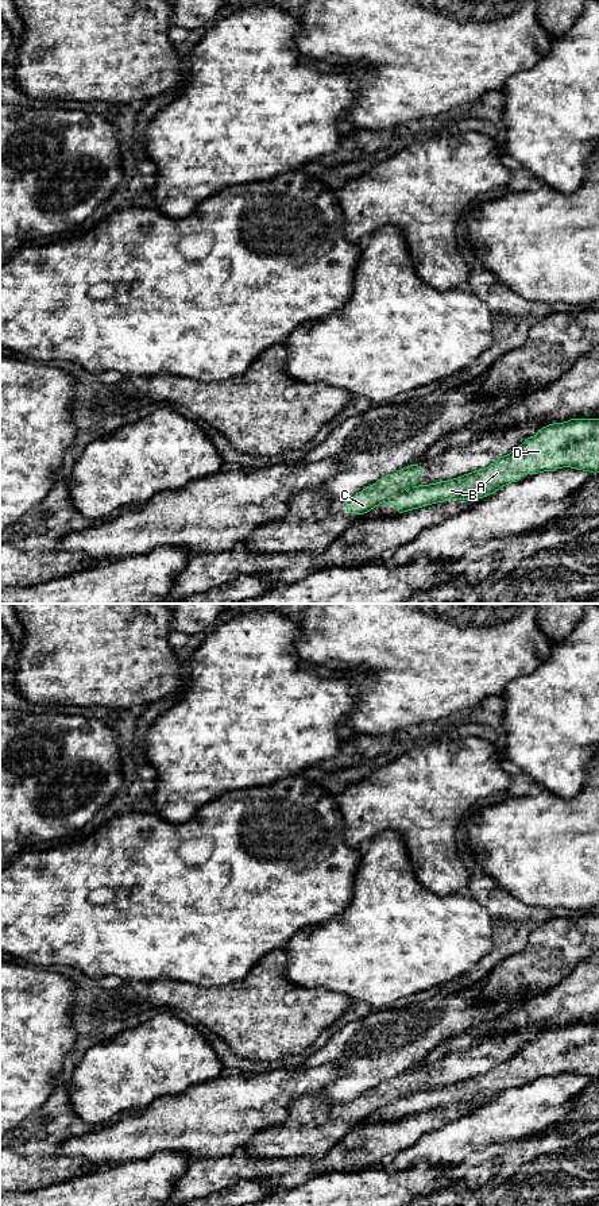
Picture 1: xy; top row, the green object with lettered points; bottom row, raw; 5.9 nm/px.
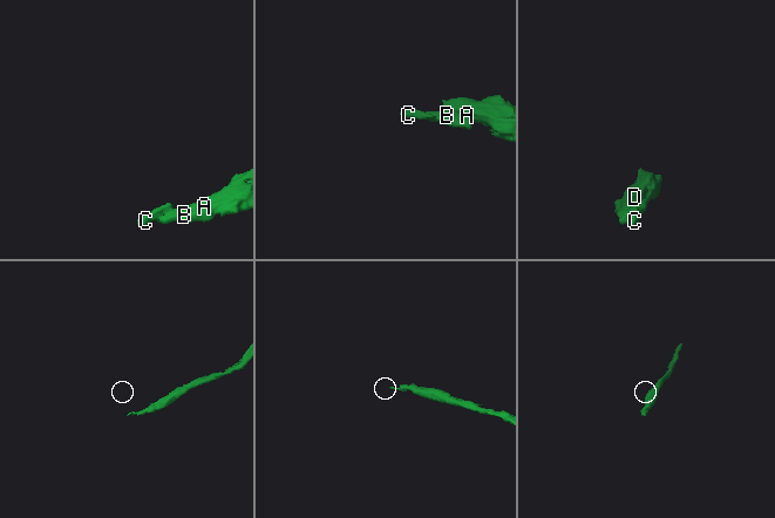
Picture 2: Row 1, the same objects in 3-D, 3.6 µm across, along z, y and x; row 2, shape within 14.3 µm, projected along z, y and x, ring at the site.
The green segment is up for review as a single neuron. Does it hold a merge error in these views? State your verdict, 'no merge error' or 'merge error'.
merge error

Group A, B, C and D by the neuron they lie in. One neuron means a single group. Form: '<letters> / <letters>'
A B D / C

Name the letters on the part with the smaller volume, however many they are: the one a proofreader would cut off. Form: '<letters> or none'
C

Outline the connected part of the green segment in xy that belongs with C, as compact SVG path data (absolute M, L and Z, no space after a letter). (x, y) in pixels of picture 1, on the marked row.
M410 465L409 467L403 467L394 474L382 477L375 483L345 500L345 508L349 513L364 515L389 500L391 496L411 488L420 473L421 466Z

